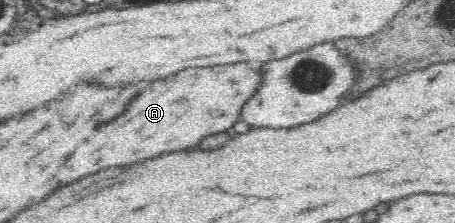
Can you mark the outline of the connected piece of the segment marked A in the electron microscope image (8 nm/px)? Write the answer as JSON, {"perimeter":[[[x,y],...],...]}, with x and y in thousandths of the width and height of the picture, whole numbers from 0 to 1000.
{"perimeter":[[[497,287],[462,305],[409,305],[382,341],[321,386],[277,484],[277,502],[211,583],[207,628],[189,628],[145,726],[145,816],[211,780],[242,744],[281,744],[321,709],[343,709],[391,664],[431,655],[453,610],[492,592],[527,538],[527,502],[549,430],[571,395],[571,314],[545,287]]]}

